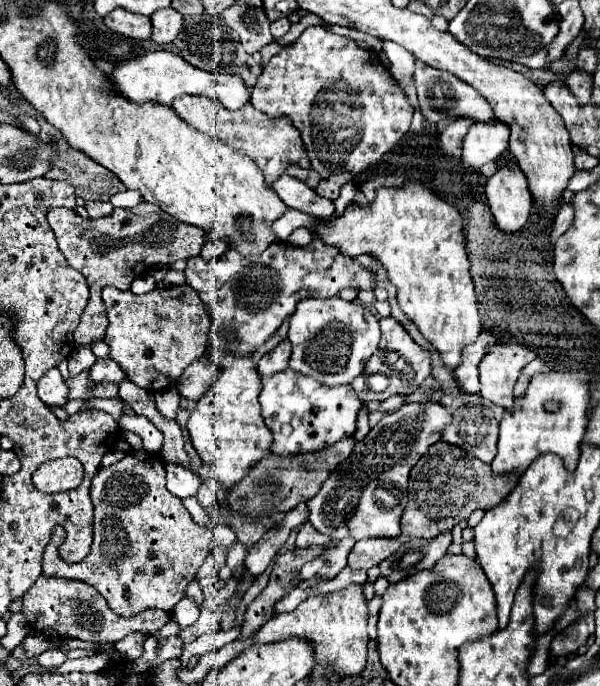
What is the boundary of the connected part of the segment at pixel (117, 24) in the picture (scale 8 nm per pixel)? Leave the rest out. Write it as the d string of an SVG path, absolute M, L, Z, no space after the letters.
M116 8L110 14L106 14L104 22L112 32L128 36L128 38L146 40L152 34L152 22L148 16L140 16L136 12L124 10L124 8Z

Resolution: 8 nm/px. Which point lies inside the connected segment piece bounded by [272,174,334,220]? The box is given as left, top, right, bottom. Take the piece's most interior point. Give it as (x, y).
(296, 194)

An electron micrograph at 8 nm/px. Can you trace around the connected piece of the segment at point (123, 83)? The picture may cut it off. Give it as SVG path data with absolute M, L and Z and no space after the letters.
M150 52L146 56L140 56L136 60L128 60L118 64L118 68L110 74L110 80L122 96L126 96L132 102L160 102L160 104L172 104L174 98L184 94L204 94L210 96L216 102L222 102L228 110L238 110L246 104L250 104L250 90L246 88L242 76L238 74L214 74L200 68L194 68L188 64L182 56L172 52Z

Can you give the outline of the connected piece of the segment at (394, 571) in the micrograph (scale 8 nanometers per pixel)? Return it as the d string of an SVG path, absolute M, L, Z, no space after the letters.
M444 532L436 538L412 538L408 544L400 546L390 558L386 558L380 568L390 582L400 582L410 574L430 570L452 544L452 532Z

